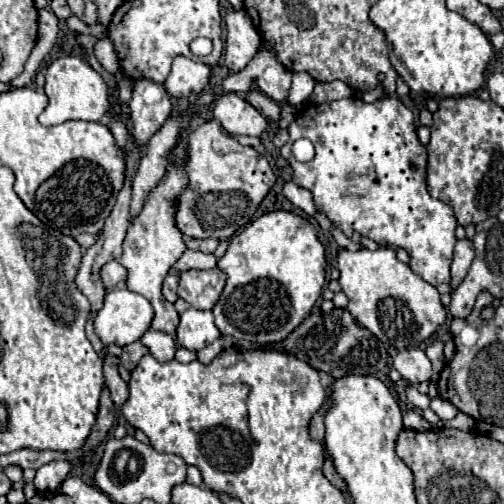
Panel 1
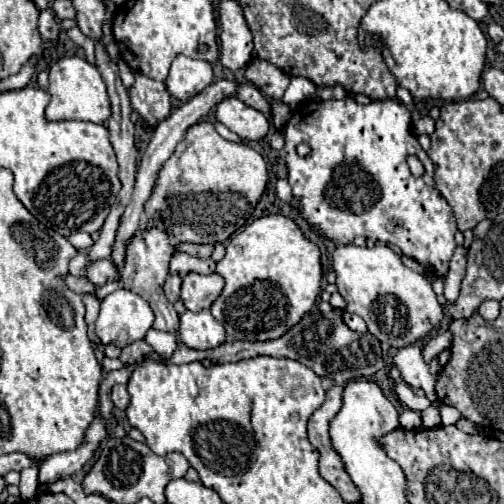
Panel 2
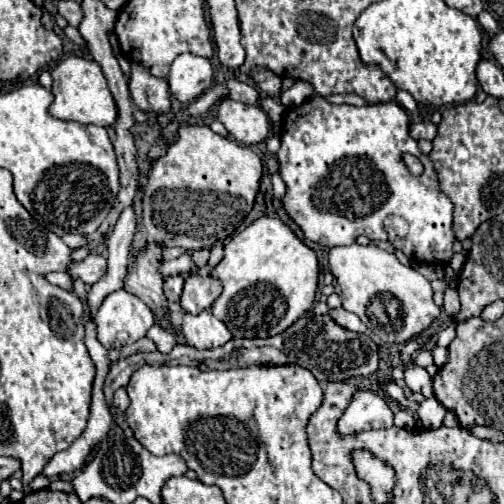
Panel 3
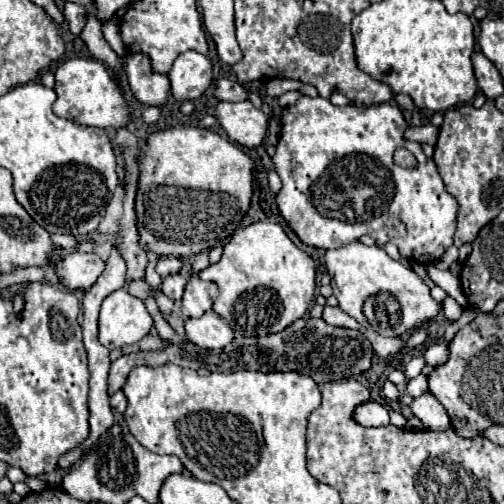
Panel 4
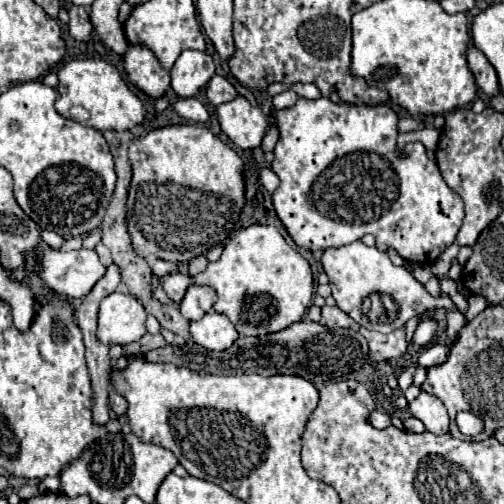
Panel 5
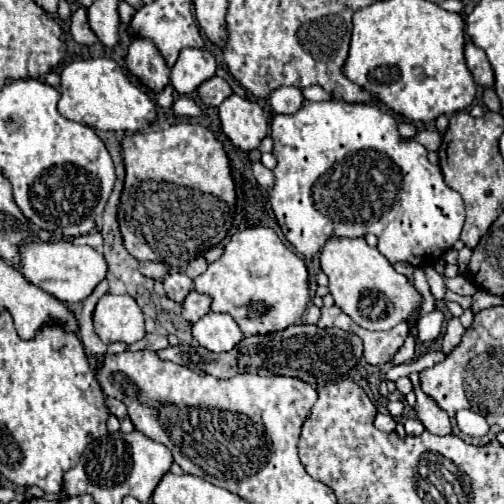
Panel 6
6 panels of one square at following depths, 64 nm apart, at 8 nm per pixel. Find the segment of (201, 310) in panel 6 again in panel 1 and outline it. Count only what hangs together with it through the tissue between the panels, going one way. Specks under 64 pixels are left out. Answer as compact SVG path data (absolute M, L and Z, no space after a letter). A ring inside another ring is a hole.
M218 266L210 270L186 270L180 272L178 296L188 300L196 310L212 310L224 284L226 276Z

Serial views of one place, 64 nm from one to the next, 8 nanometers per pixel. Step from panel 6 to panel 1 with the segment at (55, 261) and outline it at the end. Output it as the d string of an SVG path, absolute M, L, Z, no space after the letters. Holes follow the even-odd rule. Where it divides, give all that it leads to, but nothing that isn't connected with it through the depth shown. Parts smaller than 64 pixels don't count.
M112 260L112 262L108 262L108 264L102 266L100 276L102 276L104 286L106 286L108 290L112 290L112 288L116 288L118 284L126 282L126 276L128 276L128 274L126 274L126 268L124 268L120 262Z

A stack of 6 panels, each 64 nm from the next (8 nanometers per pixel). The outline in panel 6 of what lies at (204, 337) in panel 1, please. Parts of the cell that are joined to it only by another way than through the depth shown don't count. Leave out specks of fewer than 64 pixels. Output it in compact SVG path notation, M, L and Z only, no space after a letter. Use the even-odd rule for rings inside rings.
M208 312L198 322L194 322L192 336L210 352L228 352L242 340L242 332L232 316L216 312Z

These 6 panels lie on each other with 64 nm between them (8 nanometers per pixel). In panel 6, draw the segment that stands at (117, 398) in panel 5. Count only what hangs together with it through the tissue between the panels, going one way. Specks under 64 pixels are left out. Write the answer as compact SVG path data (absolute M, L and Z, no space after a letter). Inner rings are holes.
M108 396L108 398L106 398L106 406L108 406L108 410L110 410L118 420L126 418L126 406L124 406L120 400L116 400L116 398Z

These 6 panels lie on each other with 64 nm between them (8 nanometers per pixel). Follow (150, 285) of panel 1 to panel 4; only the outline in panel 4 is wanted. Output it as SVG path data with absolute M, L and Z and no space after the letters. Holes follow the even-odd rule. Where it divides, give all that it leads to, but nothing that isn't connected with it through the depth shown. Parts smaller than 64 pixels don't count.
M140 278L140 280L130 280L128 282L128 292L132 294L132 296L136 296L136 298L148 298L148 296L156 296L158 294L158 290L152 290L150 286L148 286L148 282L146 282L146 278Z

